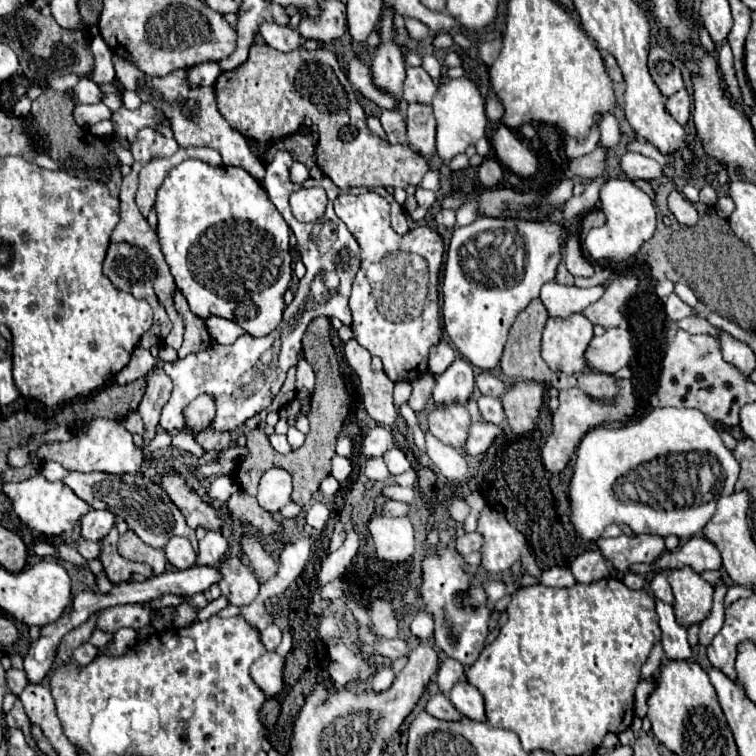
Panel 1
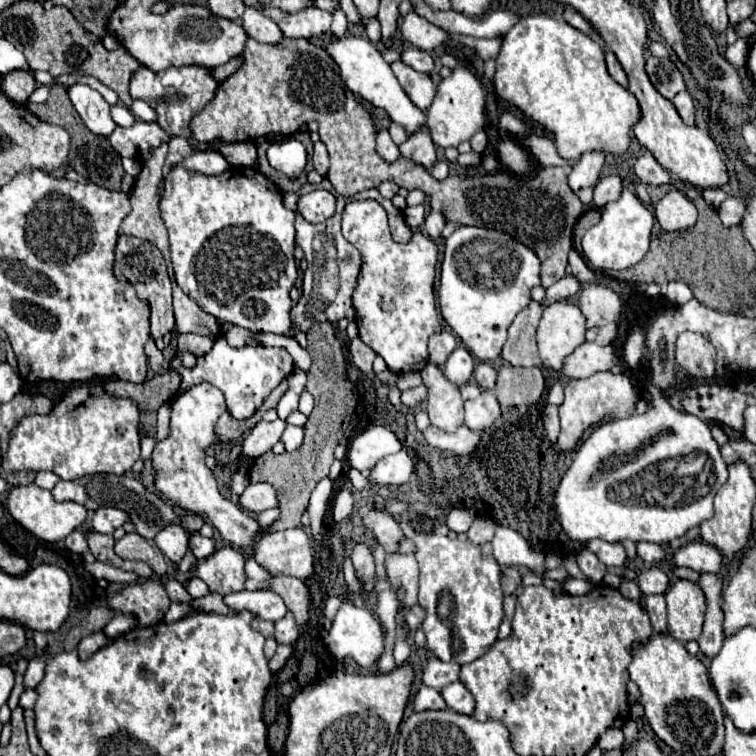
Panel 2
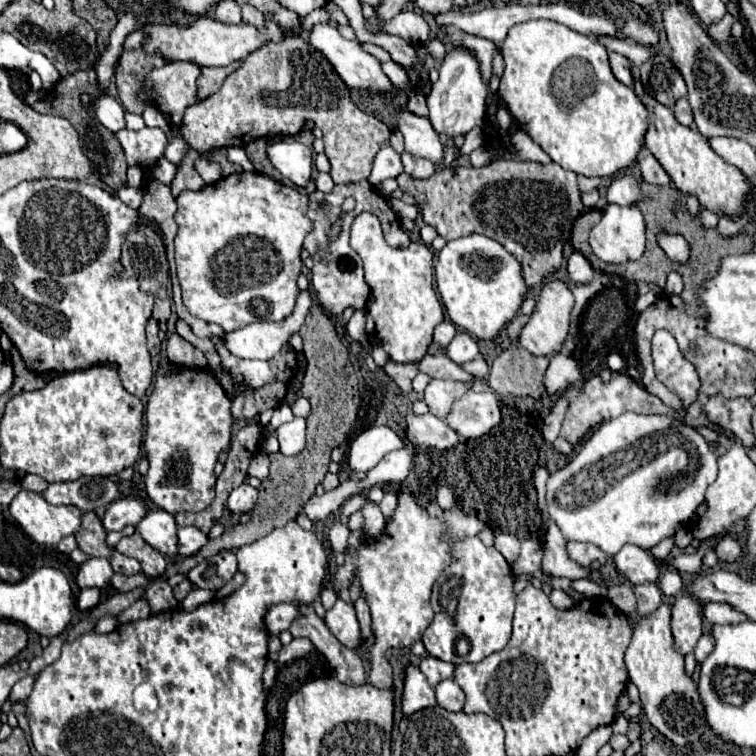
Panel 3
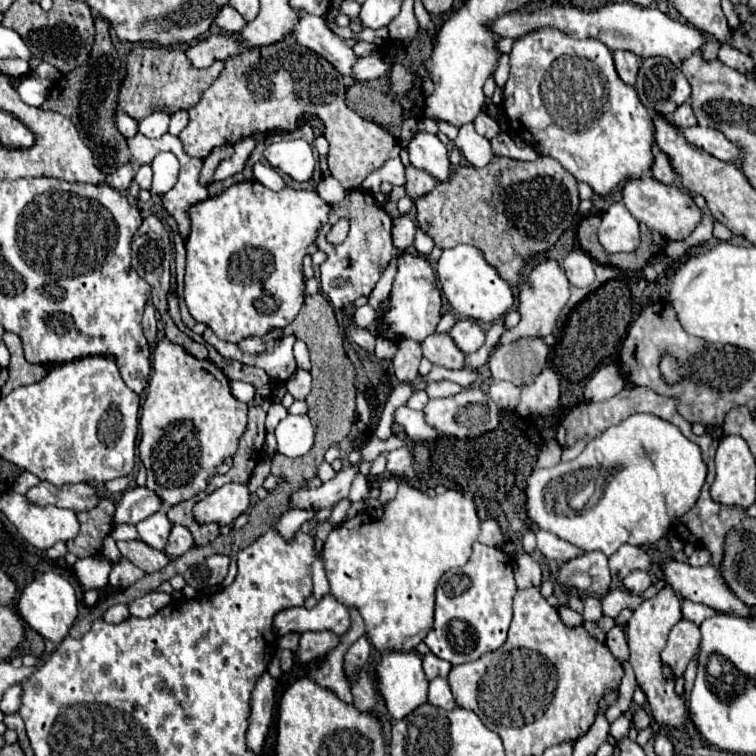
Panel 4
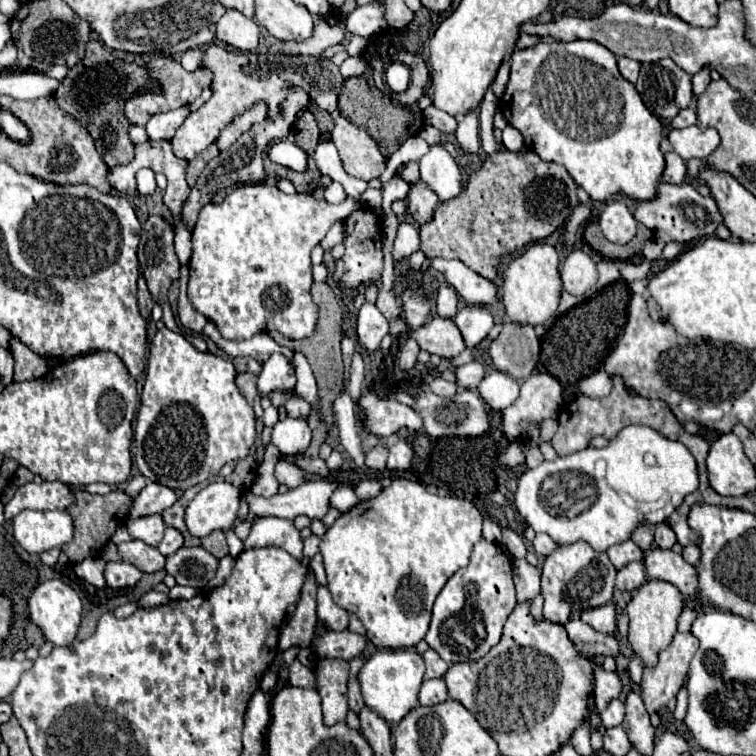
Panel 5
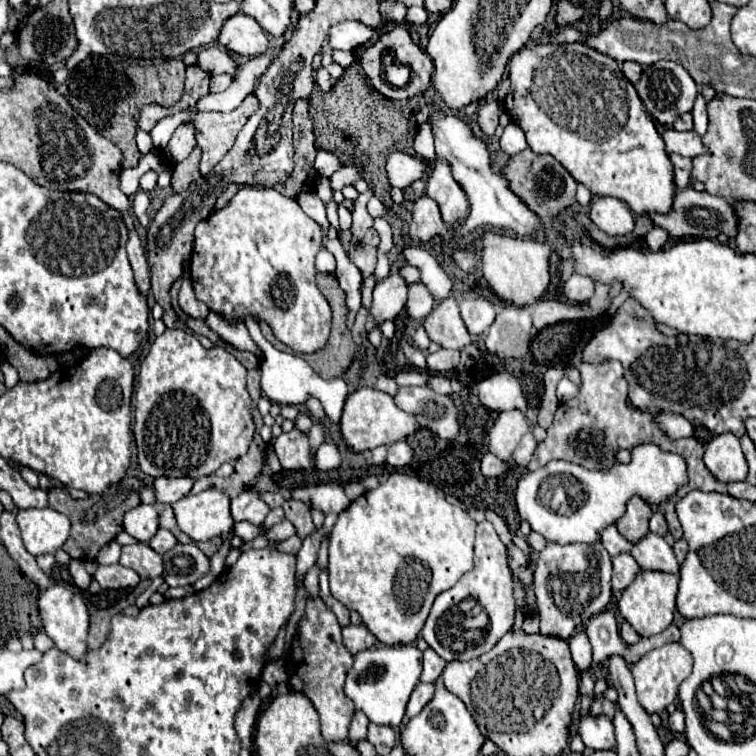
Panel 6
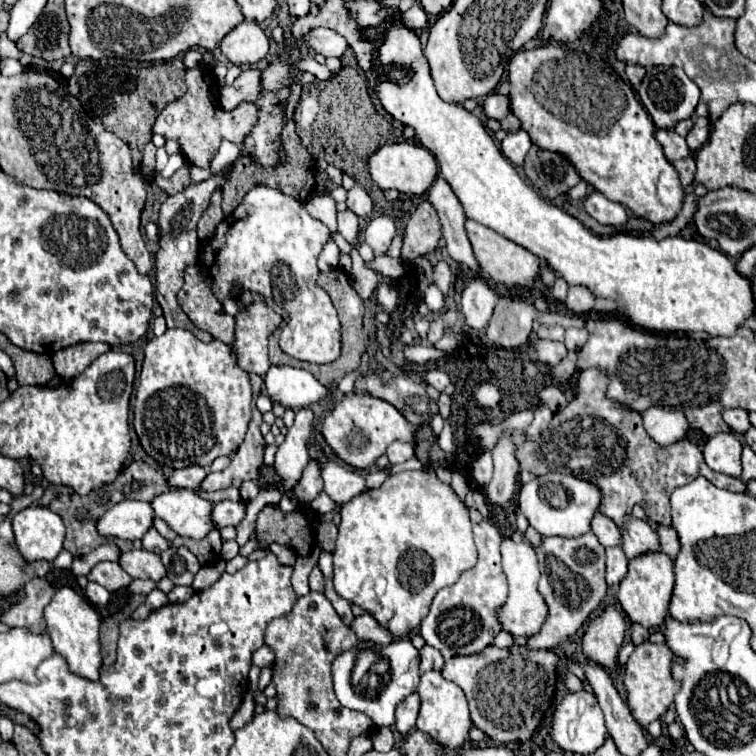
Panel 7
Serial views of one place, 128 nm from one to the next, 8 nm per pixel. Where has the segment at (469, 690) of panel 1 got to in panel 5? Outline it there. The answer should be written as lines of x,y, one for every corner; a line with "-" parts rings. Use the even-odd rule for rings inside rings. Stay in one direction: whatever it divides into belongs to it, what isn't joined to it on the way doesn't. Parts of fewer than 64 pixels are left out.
442,678
422,682
420,694
418,694
418,704
420,706
434,706
434,704
444,702
446,698
448,698
448,690
446,690
446,684
444,684

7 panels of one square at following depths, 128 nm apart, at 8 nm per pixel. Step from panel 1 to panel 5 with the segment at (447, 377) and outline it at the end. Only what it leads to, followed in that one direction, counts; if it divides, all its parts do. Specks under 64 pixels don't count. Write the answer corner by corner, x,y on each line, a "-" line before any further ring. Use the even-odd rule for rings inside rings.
464,306
454,316
456,326
460,328
468,348
476,346
494,326
494,316
486,306

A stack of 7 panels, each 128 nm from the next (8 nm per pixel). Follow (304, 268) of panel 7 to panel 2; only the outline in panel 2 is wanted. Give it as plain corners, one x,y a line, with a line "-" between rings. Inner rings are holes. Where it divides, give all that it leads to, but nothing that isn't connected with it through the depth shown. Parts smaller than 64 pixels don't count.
176,166
164,180
160,212
170,234
174,276
184,294
194,298
204,312
212,314
222,324
236,324
254,332
262,330
284,336
290,332
290,290
298,278
294,260
296,230
294,212
284,208
282,190
274,182
256,168
246,166
232,166
220,176
204,176

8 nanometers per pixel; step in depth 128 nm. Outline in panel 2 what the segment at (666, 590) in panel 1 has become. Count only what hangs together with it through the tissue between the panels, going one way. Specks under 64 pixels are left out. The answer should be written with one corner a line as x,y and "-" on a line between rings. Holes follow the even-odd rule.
656,566
644,568
638,574
638,586
640,586
642,594
664,594
666,584
668,584
668,576

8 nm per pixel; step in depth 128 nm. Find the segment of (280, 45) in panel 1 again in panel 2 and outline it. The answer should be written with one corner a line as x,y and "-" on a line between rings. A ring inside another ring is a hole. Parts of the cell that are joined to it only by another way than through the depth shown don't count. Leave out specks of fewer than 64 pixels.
246,8
240,20
242,20
242,26
246,28
248,36
258,40
258,42
276,44
282,40
280,28
270,18
266,18
262,12
258,12
254,8

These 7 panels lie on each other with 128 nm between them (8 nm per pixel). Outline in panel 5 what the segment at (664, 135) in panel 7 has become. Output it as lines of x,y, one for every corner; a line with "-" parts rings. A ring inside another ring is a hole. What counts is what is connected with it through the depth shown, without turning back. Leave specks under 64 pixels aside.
690,126
682,130
672,130
668,134
668,142
672,144
678,156
690,160
690,158
708,158
716,150
720,138
718,132
712,128

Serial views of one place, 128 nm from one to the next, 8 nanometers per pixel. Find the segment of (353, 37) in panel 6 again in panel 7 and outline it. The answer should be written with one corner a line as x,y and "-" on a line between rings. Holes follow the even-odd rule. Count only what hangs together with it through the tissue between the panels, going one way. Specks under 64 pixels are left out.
312,28
310,32
304,34
302,46
308,50
314,50
316,54
322,54
326,58
328,56
340,58
344,54
344,50
348,48
346,40
330,28

